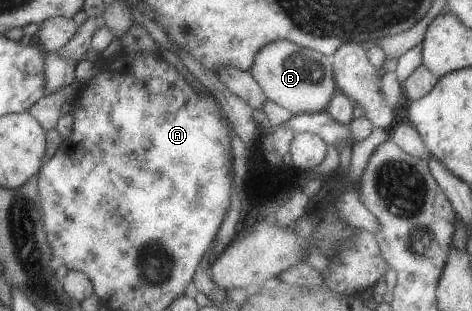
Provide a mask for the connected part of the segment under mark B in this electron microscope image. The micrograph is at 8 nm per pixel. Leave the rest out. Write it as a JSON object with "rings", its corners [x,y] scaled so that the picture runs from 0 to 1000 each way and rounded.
{"rings":[[[589,129],[566,141],[540,186],[540,212],[530,232],[553,270],[570,325],[619,373],[667,367],[695,350],[701,322],[718,293],[701,183],[629,148],[617,129]]]}

